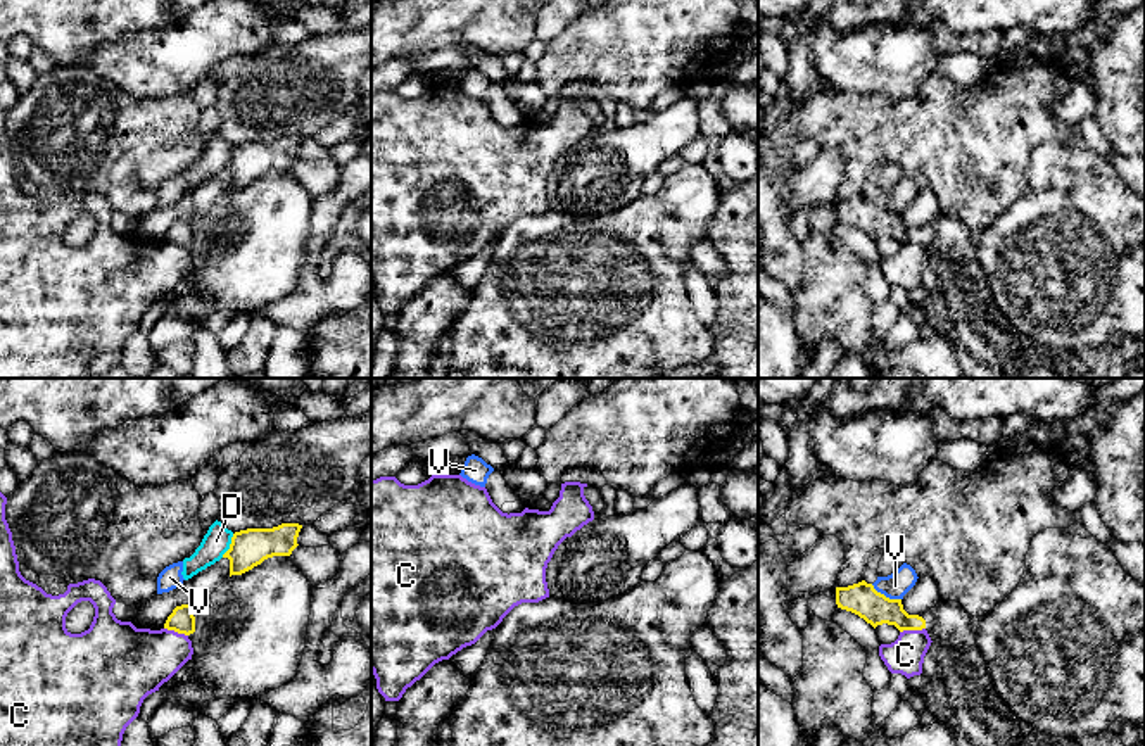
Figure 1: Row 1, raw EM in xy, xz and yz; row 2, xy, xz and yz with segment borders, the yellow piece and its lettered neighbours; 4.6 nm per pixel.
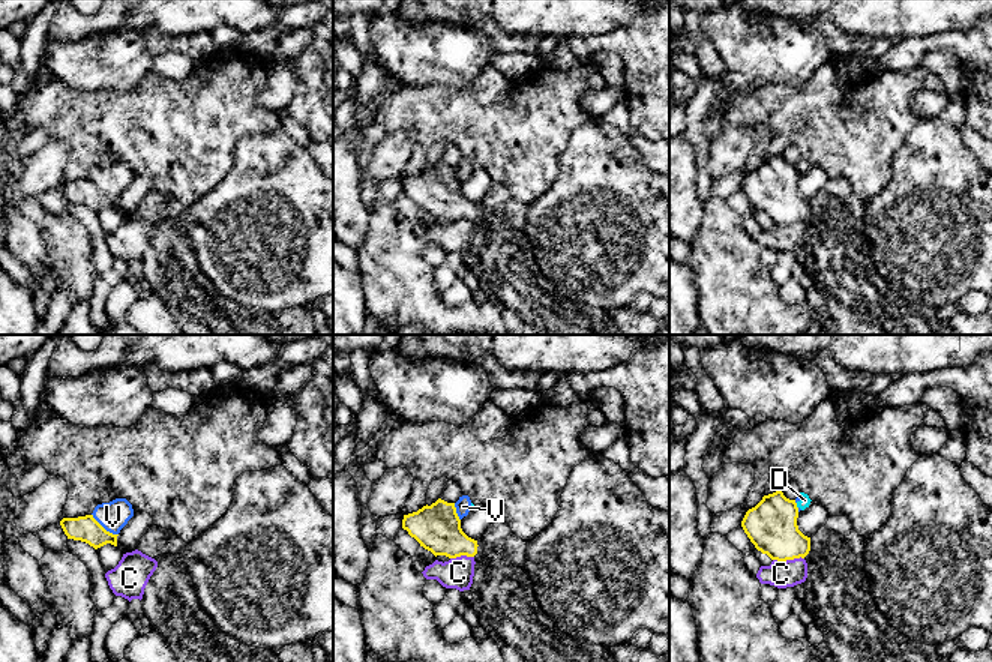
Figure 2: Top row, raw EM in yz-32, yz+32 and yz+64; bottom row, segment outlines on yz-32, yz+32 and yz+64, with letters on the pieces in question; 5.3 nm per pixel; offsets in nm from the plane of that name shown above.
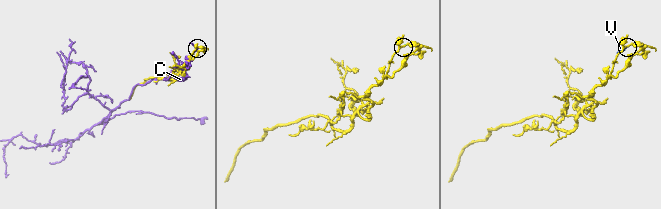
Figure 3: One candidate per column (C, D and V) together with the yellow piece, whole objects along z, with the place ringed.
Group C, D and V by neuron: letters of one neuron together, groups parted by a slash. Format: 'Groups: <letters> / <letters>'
Groups: C / D V

